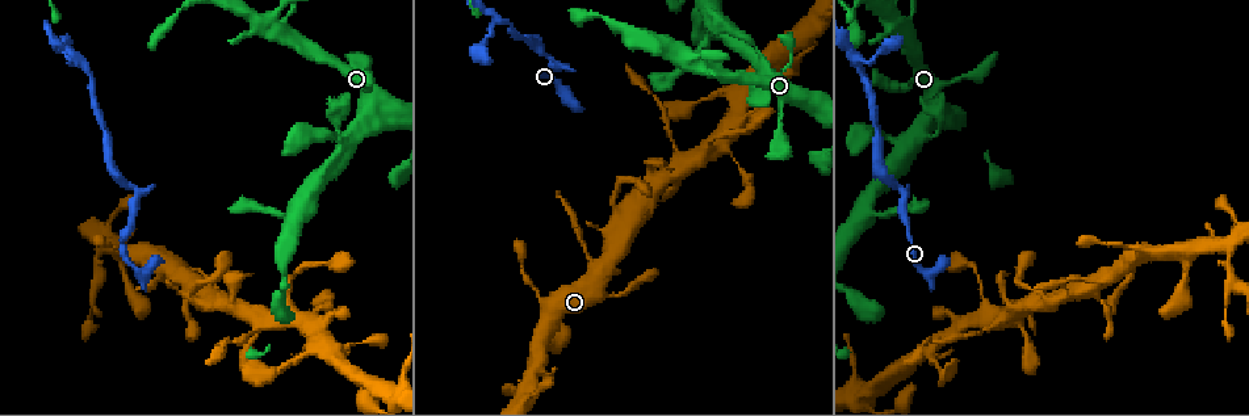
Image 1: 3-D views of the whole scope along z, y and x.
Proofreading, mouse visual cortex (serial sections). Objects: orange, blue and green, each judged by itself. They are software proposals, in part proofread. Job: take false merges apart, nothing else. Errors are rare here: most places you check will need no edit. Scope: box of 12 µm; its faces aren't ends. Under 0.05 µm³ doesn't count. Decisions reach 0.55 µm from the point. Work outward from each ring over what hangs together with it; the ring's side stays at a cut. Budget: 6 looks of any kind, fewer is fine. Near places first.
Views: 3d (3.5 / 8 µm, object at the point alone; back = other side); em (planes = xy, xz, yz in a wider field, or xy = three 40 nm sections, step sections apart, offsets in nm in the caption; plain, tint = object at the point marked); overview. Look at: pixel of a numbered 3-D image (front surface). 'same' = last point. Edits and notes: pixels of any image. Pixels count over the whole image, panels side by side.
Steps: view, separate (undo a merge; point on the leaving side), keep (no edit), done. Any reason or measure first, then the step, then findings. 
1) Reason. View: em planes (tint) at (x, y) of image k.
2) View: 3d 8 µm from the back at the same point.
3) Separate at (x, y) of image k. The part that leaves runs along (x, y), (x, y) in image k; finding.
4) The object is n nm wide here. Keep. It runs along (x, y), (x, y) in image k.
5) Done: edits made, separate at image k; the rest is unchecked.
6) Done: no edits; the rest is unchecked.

Sharp bend. View: 3d 3.5 µm from the back at (134, 188) of image 1.

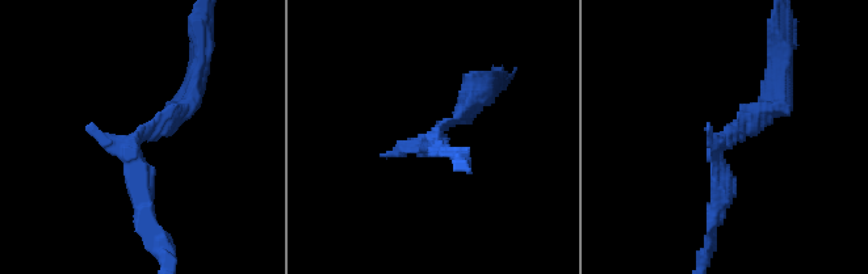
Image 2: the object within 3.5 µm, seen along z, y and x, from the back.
View: em planes (tint) at (135, 139) of image 2.

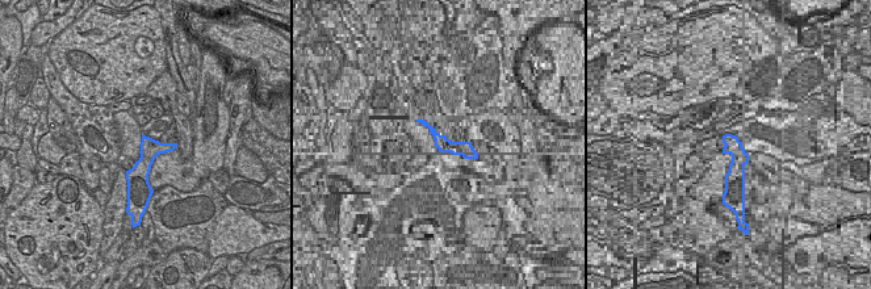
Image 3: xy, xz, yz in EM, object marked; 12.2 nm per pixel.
Keep. It runs along (711, 224), (715, 152), (775, 100) in image 2; all the same cell.

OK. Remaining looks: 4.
Abrupt turn. View: 3d 3.5 µm at (500, 18) of image 1.

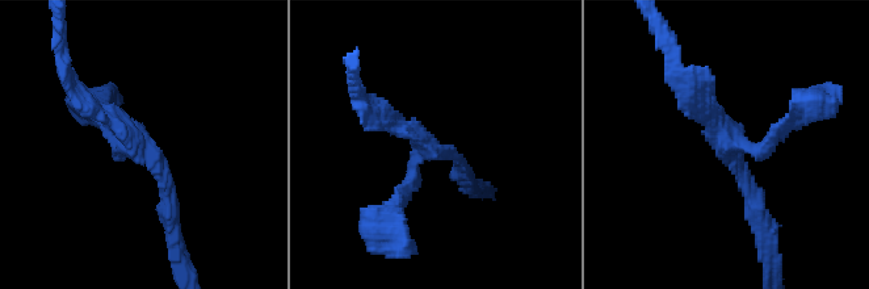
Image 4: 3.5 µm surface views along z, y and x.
3 arms meet here; the arms are 150, 200, 200 nm wide; need the tissue. View: em xy step 3 (tint) at (735, 142) of image 4.

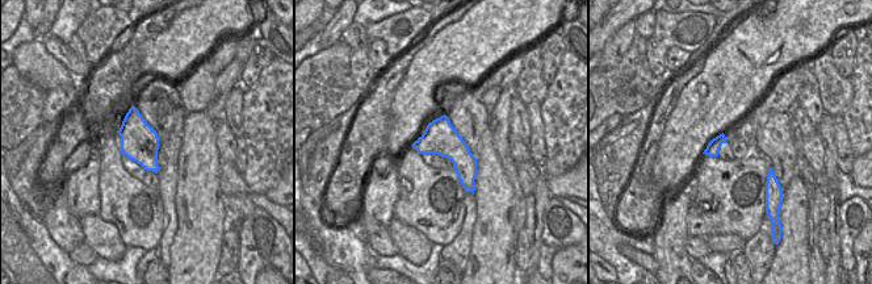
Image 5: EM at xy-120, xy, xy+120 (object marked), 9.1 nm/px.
View: em xy step 1 (tint) at the same point.

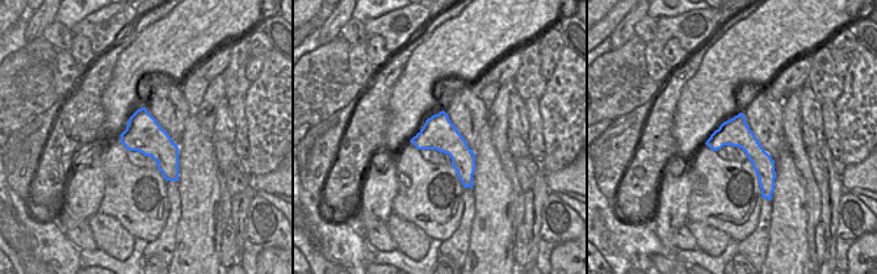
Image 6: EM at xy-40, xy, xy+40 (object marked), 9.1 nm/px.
Keep. It runs along (726, 125), (759, 157), (768, 182) in image 6; all the same cell.

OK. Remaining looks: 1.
Done: no edits; the rest is unchecked.

